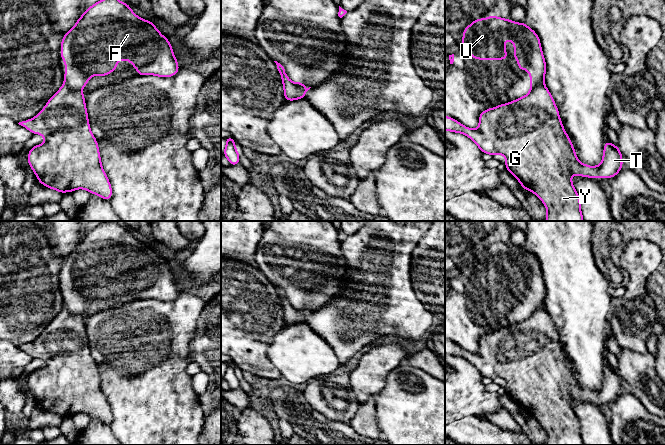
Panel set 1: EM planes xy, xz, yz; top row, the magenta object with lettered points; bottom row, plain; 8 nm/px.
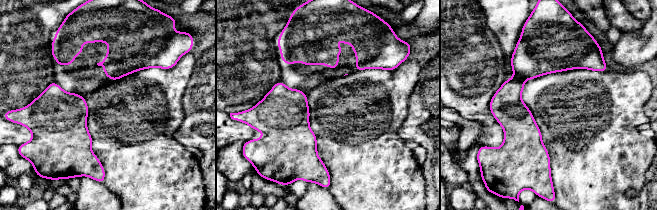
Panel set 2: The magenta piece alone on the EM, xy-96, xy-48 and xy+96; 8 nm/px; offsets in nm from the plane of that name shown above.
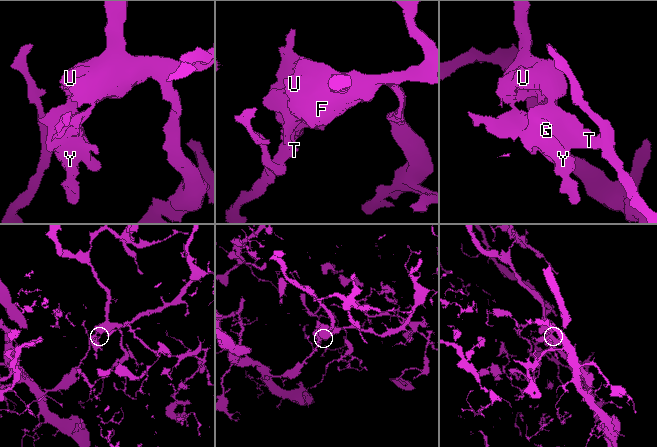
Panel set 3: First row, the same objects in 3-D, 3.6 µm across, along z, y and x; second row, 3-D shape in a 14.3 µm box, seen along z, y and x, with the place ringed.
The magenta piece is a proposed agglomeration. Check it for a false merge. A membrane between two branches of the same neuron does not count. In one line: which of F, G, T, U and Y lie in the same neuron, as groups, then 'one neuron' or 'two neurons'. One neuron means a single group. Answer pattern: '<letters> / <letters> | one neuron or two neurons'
F U / G T Y | two neurons

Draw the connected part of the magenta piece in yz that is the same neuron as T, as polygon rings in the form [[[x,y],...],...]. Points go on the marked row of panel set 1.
[[[544,84],[534,87],[527,95],[510,103],[503,103],[499,106],[485,109],[479,114],[478,119],[479,126],[476,130],[473,130],[454,118],[445,116],[445,131],[466,135],[478,146],[482,153],[491,156],[495,154],[504,155],[506,158],[504,163],[506,170],[517,178],[521,187],[526,191],[533,192],[545,205],[547,210],[545,221],[584,221],[581,212],[581,200],[571,181],[572,174],[593,179],[612,179],[624,167],[622,163],[623,155],[619,147],[607,140],[604,140],[603,157],[599,166],[589,166],[578,160],[570,137],[563,128],[558,107]]]

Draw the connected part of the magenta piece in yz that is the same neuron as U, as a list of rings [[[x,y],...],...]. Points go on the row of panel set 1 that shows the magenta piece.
[[[494,15],[473,19],[472,24],[464,28],[462,38],[459,51],[475,60],[508,60],[503,41],[512,40],[518,71],[525,68],[530,73],[530,90],[544,84],[547,65],[540,38],[526,22],[518,23]]]

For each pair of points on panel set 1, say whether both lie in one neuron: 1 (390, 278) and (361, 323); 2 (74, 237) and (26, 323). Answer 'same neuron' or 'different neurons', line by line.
1: same neuron
2: different neurons

